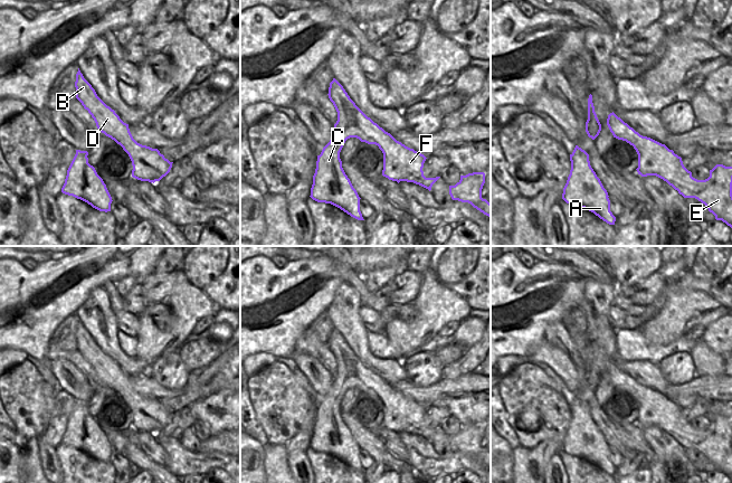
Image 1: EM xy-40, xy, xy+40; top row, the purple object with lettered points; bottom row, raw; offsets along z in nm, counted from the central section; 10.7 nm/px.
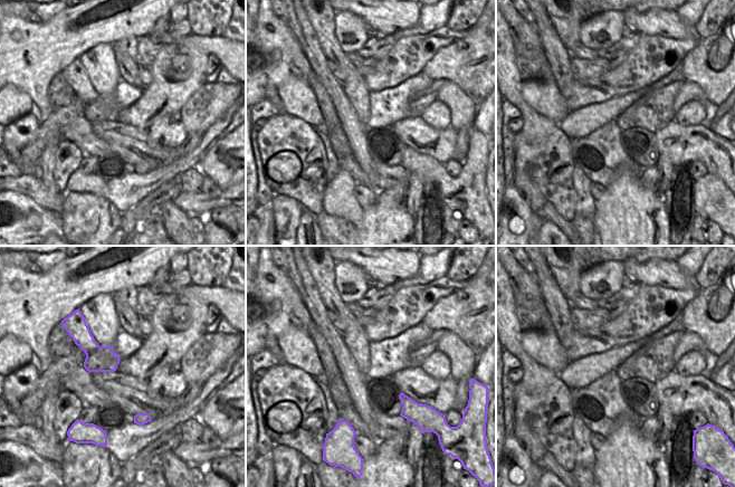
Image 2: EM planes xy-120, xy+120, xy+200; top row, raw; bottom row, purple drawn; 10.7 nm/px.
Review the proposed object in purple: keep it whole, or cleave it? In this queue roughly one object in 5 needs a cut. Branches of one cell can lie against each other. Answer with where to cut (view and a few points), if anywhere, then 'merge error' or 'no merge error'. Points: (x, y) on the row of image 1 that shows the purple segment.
cut none; no merge error

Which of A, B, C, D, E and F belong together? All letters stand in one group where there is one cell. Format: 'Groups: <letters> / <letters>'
Groups: A B C D E F.

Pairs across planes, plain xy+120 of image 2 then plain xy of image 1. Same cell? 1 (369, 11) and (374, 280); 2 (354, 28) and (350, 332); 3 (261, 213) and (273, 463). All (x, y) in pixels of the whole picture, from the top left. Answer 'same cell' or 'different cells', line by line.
1: same cell
2: same cell
3: same cell

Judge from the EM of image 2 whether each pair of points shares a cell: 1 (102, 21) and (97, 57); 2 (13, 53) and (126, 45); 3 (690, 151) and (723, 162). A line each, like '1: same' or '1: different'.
1: different
2: different
3: same

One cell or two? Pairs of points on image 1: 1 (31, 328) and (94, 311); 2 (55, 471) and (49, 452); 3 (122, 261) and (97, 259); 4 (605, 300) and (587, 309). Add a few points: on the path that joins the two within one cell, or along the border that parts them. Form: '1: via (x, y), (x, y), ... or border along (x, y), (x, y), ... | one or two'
1: border along (92, 292), (75, 312) | two
2: via (53, 466), (51, 456) | one
3: via (116, 259), (103, 259) | one
4: border along (585, 299), (597, 314), (601, 314), (606, 319) | two

